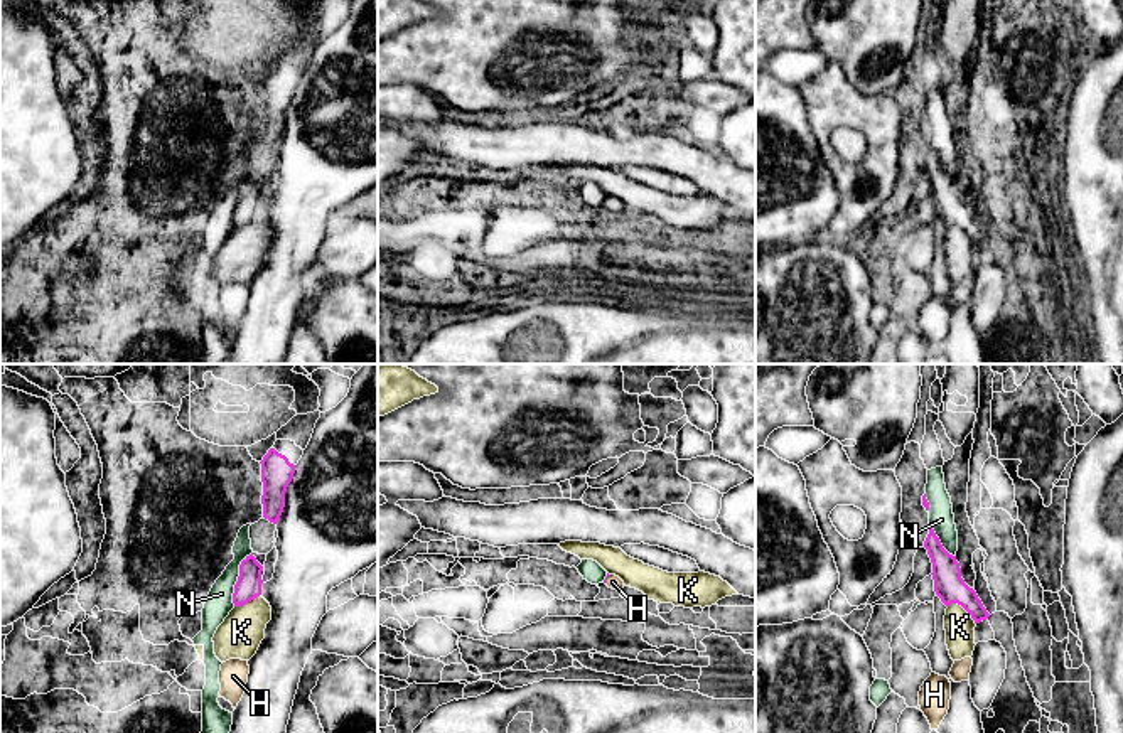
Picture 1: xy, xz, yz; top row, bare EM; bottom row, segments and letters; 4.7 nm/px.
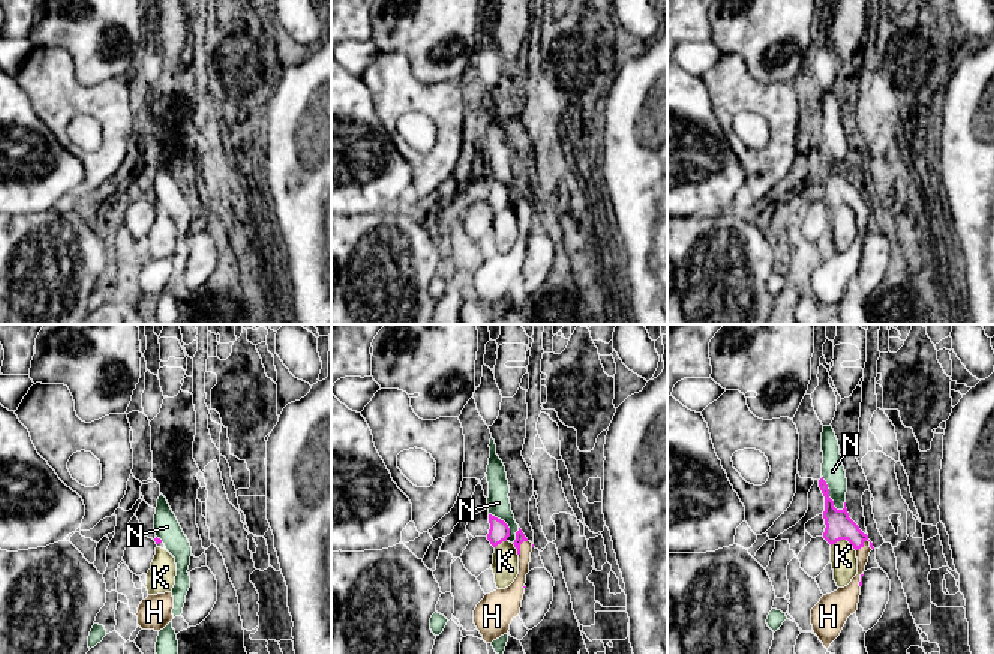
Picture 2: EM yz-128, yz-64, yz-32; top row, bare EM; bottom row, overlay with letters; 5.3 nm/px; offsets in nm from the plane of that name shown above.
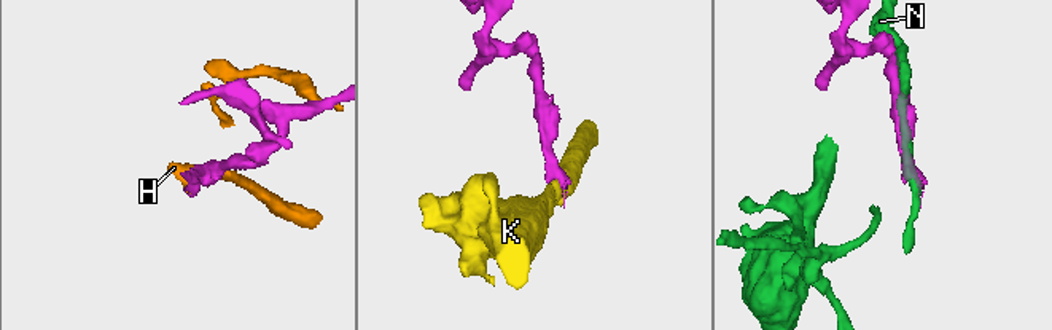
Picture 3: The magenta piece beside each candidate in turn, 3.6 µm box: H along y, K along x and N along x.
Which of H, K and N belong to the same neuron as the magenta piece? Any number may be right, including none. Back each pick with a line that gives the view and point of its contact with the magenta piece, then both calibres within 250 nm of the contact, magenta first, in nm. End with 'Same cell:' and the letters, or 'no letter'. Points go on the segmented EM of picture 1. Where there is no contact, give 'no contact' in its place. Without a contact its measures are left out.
H: contact xz (606, 577); calibres 20 and 70 nm
Same cell: H

